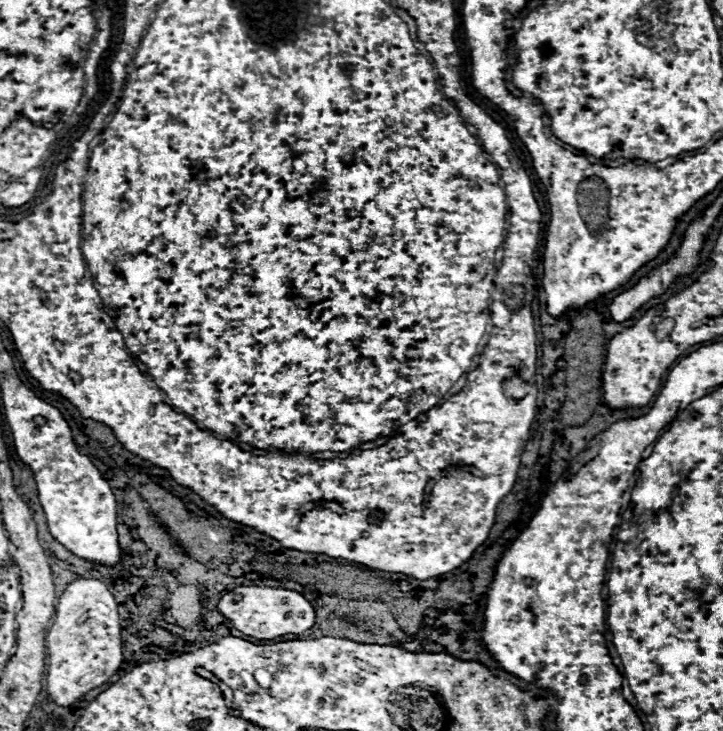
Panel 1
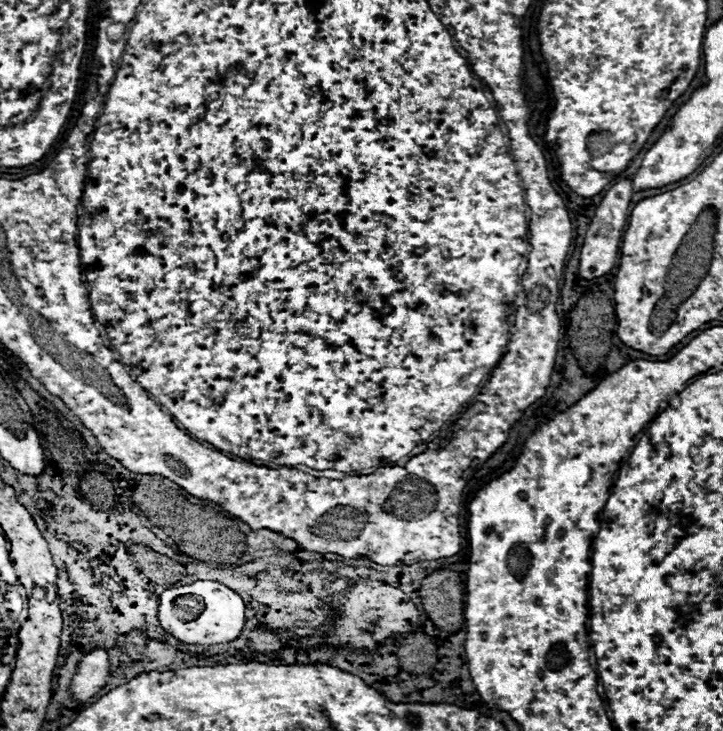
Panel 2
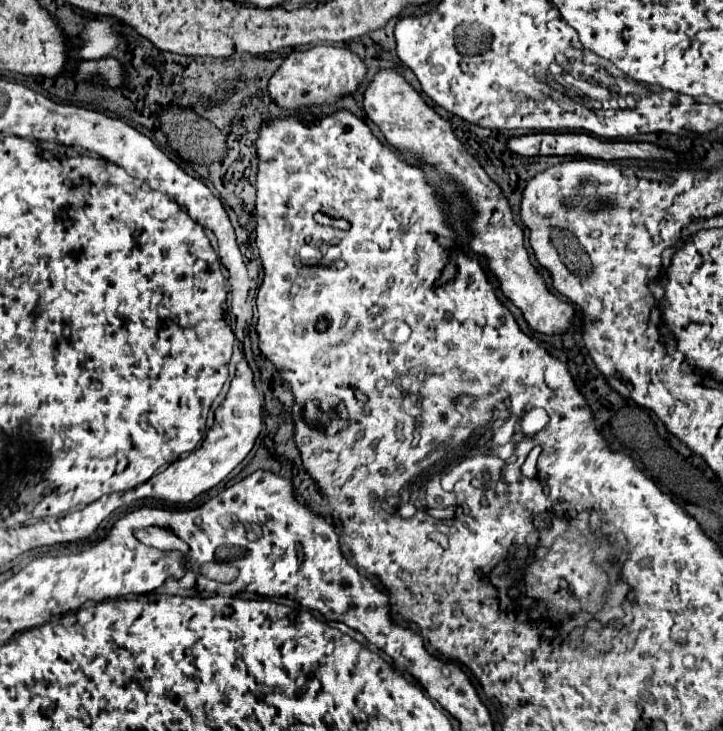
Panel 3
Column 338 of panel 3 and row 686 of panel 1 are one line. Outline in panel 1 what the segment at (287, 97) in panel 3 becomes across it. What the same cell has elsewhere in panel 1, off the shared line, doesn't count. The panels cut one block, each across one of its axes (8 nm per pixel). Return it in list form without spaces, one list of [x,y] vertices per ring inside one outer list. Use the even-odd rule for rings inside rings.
[[[78,578],[66,586],[56,604],[54,622],[46,634],[48,648],[48,694],[58,706],[70,706],[88,690],[104,684],[122,664],[122,638],[120,638],[120,616],[116,610],[116,600],[104,582],[94,578]]]

